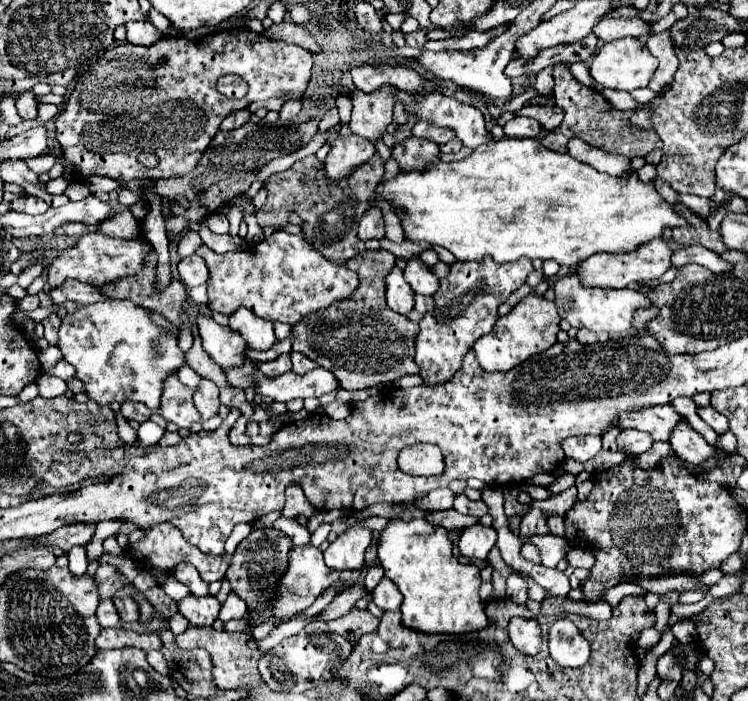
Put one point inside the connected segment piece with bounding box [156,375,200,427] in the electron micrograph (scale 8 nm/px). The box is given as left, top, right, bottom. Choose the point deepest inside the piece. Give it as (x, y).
(177, 406)

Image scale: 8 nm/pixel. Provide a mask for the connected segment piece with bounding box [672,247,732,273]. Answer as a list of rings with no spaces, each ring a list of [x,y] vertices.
[[[684,247],[680,251],[674,251],[674,257],[672,257],[672,265],[674,267],[682,267],[686,263],[698,263],[698,265],[704,265],[708,269],[712,269],[714,273],[722,273],[722,271],[730,271],[732,265],[726,263],[720,255],[716,255],[714,251],[708,251],[704,247]]]

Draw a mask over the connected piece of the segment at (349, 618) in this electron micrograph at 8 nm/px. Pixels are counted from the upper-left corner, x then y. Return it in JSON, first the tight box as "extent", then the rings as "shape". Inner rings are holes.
{"extent":[328,609,378,645],"shape":[[[352,609],[348,615],[338,617],[334,621],[328,621],[328,627],[332,633],[346,637],[352,645],[356,645],[360,641],[362,635],[372,633],[374,629],[378,629],[378,619],[368,613],[368,611],[360,611],[360,609]]]}

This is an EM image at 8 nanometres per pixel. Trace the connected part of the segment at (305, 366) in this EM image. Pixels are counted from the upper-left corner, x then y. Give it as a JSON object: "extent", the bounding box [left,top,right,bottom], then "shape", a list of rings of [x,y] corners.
{"extent":[292,353,316,373],"shape":[[[292,353],[292,363],[294,363],[294,373],[308,373],[308,371],[312,371],[316,367],[316,363],[310,361],[302,353]]]}

